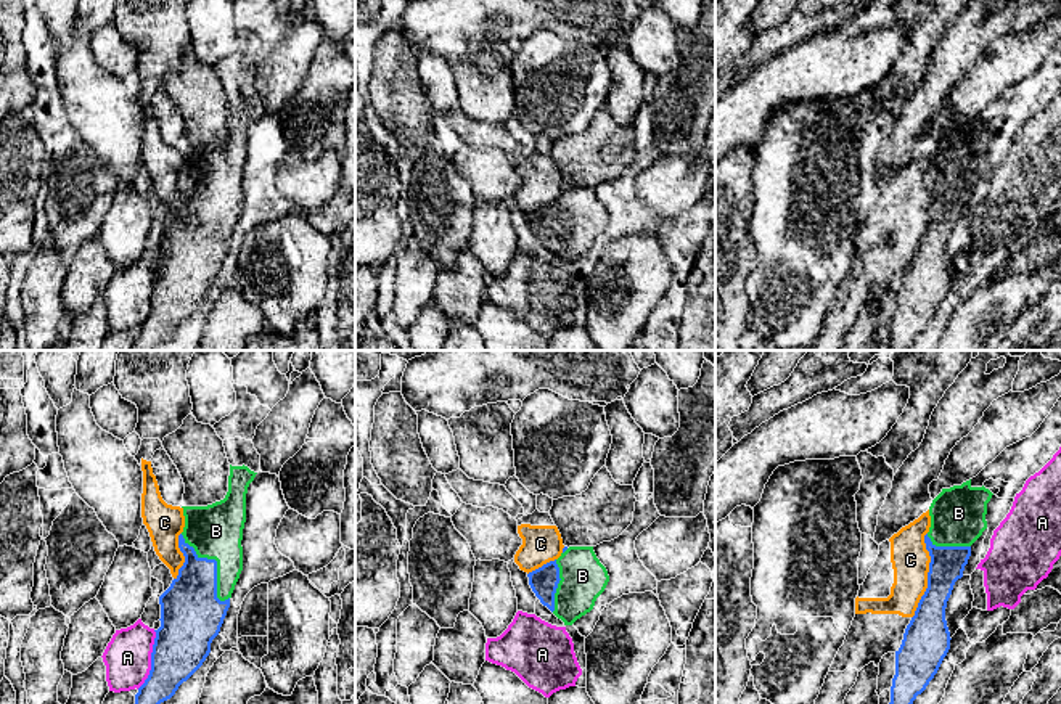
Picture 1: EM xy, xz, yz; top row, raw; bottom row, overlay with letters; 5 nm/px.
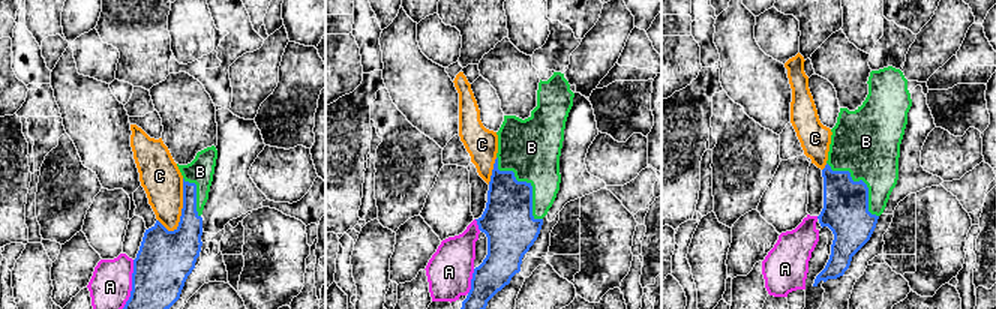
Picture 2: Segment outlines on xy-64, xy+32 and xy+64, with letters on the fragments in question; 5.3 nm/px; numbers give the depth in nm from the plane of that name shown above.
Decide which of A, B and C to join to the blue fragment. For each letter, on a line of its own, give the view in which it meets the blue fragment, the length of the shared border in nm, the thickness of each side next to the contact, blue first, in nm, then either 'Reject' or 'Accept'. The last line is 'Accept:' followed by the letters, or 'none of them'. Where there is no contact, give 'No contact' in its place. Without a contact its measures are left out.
A: Touches blue in xy. Shared border 300 nm. Thickness 280 nm (blue) against 240 nm. Reject
B: Touches blue in xy. Shared border 400 nm. Thickness 280 nm (blue) against 280 nm. Accept
C: Touches blue in yz. Shared border 440 nm. Thickness 180 nm (blue) against 190 nm. Reject
Accept: B

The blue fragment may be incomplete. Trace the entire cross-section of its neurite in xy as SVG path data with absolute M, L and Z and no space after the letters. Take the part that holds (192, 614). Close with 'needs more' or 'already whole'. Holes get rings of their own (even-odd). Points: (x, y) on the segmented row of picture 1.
M230 465L223 500L182 506L185 527L178 548L185 563L159 596L161 627L154 630L151 670L135 694L135 704L170 699L209 656L243 571L246 493L256 474L244 465Z; needs more

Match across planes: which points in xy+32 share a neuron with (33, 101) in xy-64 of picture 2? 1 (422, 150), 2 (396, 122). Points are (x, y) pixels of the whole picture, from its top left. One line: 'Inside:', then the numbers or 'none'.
Inside: 1, 2

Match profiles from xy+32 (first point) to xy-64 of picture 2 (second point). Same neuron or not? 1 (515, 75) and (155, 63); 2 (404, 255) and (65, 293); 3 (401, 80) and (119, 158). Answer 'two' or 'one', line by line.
1: two
2: one
3: one

